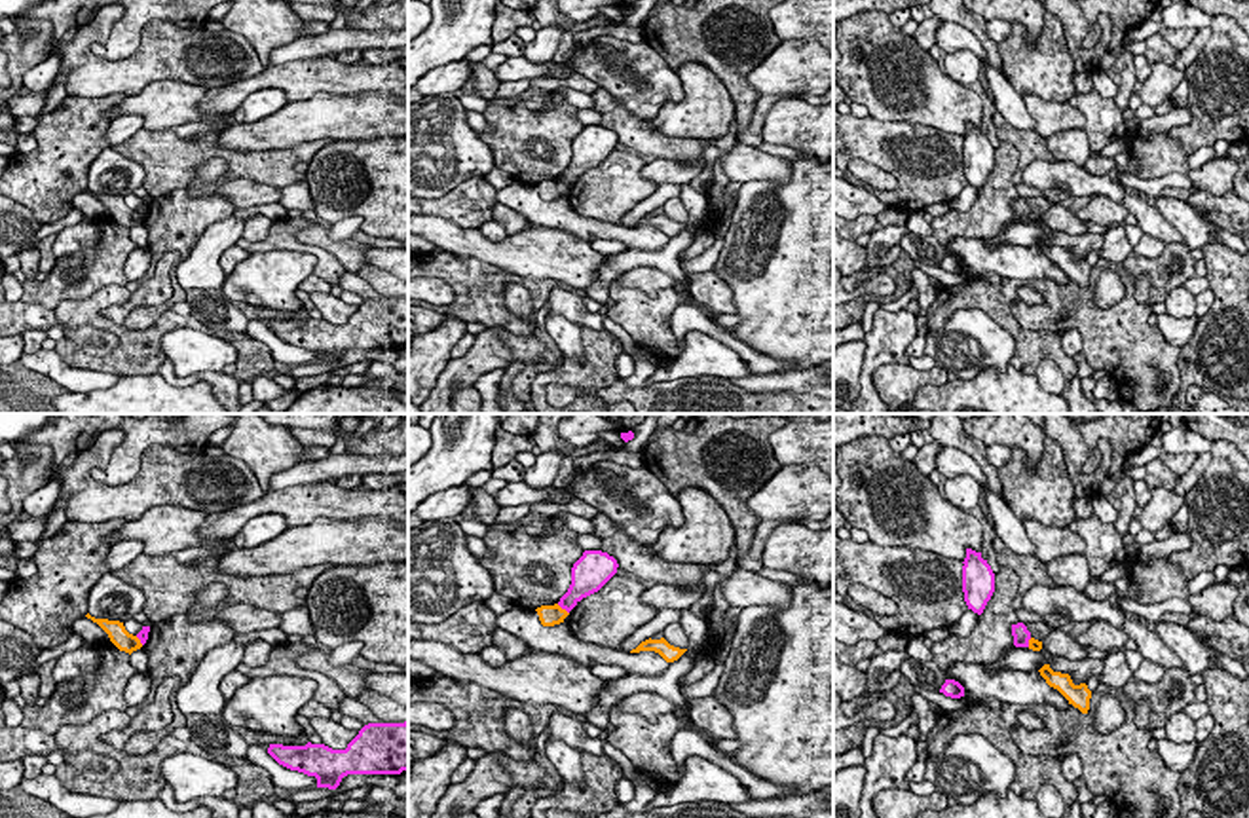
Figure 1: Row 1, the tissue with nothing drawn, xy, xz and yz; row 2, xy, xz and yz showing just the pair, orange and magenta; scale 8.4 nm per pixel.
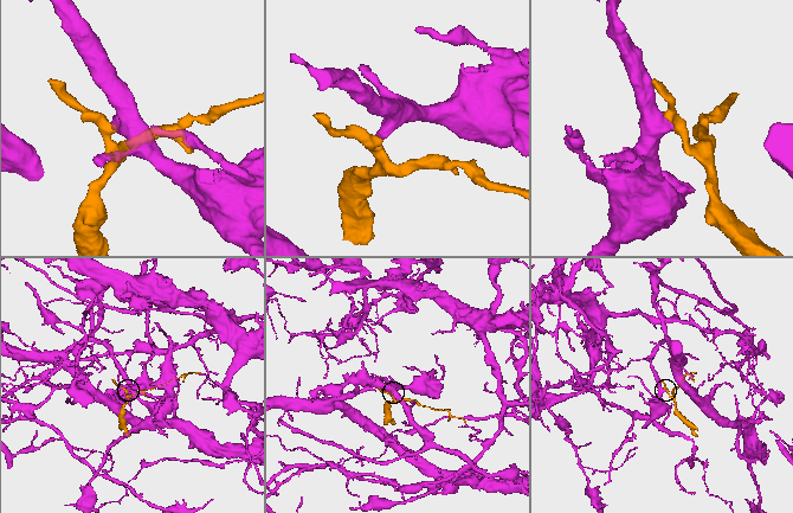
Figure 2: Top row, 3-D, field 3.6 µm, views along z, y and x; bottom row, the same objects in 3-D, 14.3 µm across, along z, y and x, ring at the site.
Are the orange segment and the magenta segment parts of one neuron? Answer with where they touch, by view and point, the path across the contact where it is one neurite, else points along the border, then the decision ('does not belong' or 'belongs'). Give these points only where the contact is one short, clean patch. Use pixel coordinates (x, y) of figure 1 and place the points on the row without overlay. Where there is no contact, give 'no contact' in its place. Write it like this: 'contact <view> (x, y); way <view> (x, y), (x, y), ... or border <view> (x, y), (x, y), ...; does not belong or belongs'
contact xz (560, 183); border xz (557, 179), (568, 188); does not belong

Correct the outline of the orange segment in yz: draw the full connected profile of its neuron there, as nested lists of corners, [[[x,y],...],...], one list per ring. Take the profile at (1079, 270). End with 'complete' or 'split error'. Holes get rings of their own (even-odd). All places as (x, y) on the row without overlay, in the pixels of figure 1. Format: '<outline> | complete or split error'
[[[1044,239],[1038,247],[1050,262],[1057,264],[1069,275],[1069,279],[1088,288],[1091,266],[1086,258],[1074,260],[1069,249],[1053,247],[1050,239]]] | complete

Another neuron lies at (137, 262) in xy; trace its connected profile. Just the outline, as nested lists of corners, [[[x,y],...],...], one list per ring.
[[[137,247],[125,260],[123,273],[129,283],[142,279],[148,273],[150,268],[150,249],[148,247]]]

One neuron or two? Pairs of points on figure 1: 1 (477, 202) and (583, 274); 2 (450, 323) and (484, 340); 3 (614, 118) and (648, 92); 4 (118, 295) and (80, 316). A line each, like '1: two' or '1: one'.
1: two
2: two
3: two
4: one

